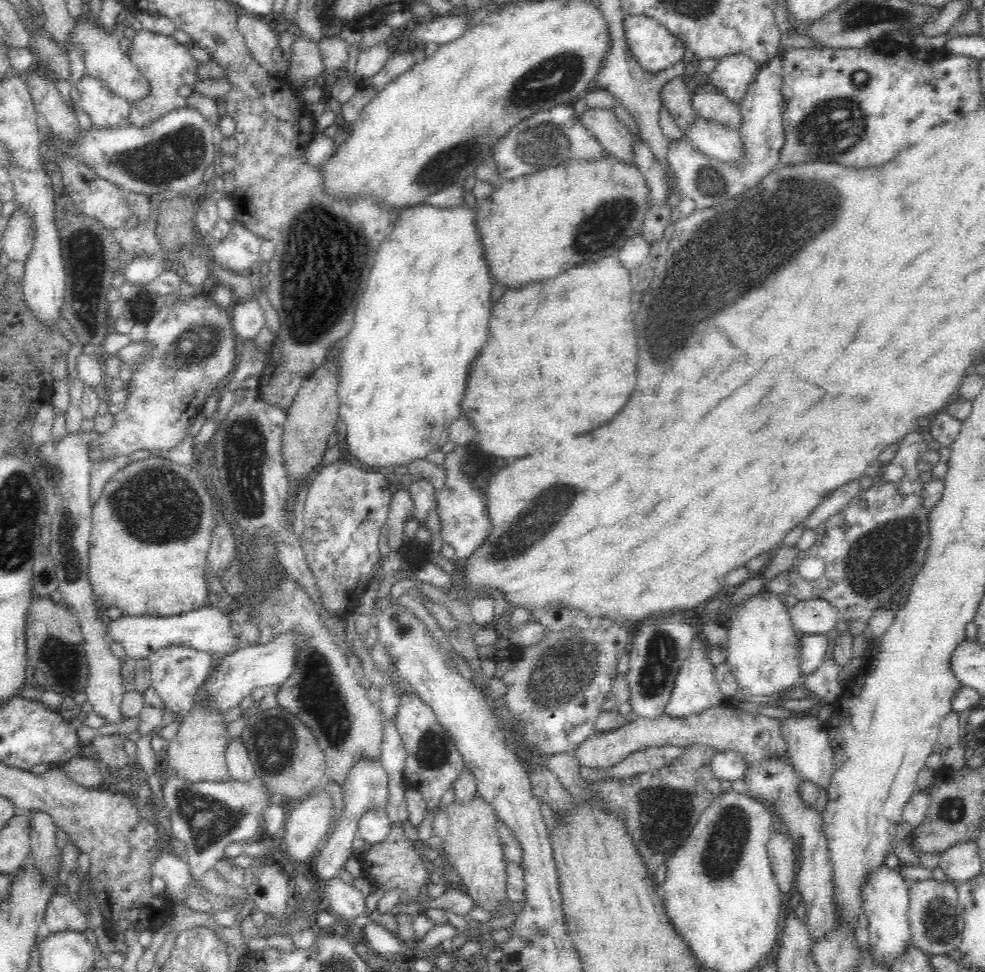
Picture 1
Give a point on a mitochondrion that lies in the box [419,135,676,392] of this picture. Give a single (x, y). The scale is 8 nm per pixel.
(598, 230)

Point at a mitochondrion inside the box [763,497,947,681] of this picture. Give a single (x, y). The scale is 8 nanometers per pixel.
(878, 559)

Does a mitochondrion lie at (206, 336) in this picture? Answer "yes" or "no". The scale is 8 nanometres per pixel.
yes

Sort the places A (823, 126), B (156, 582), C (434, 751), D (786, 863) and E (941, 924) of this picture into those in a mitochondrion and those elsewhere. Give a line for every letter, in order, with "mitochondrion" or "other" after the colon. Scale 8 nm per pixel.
A: mitochondrion
B: other
C: mitochondrion
D: other
E: mitochondrion

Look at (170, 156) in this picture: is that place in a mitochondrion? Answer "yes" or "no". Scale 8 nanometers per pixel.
yes

